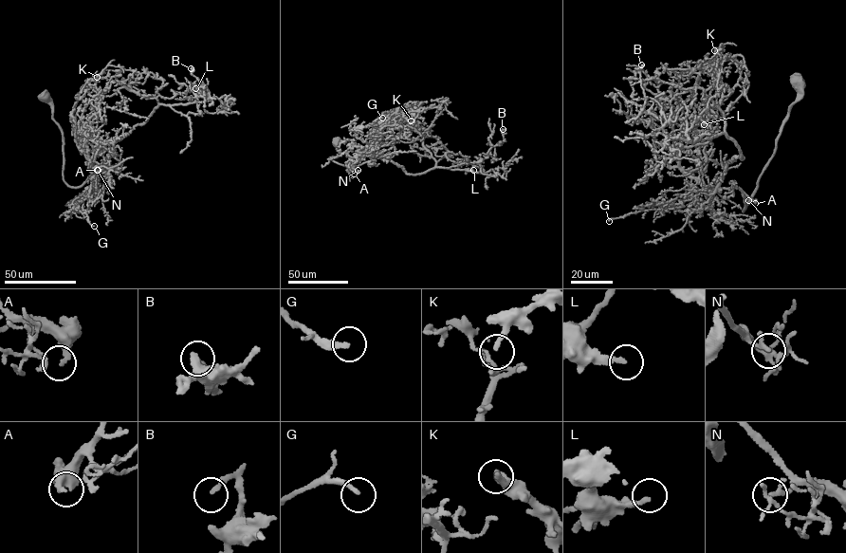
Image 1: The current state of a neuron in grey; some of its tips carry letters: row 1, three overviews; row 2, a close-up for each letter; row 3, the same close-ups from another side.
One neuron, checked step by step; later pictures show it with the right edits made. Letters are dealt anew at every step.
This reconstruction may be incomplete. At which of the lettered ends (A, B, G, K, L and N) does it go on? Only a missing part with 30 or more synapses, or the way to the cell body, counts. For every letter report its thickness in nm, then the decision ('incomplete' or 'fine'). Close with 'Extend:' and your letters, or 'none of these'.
A: calibre 240 nm; incomplete
B: calibre 180 nm; fine
G: calibre 200 nm; incomplete
K: calibre 180 nm; fine
L: calibre 240 nm; fine
N: calibre 190 nm; incomplete
Extend: A, G, N

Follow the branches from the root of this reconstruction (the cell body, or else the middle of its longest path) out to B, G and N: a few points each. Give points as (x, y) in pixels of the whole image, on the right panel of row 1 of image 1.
B: (798, 80), (743, 211), (719, 186), (736, 142), (641, 112), (641, 64)
G: (798, 80), (796, 101), (774, 155), (743, 211), (739, 189), (713, 192), (702, 184), (679, 209), (609, 221)
N: (798, 80), (796, 101), (776, 140), (774, 155), (743, 211), (745, 205), (744, 192), (748, 200)

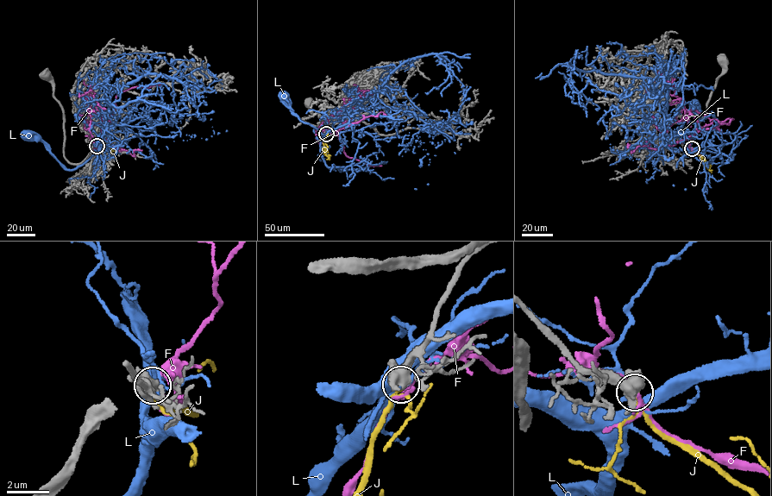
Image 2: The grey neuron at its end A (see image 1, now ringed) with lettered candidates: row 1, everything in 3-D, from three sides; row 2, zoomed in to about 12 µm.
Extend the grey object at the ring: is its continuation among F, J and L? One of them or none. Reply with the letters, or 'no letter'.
J

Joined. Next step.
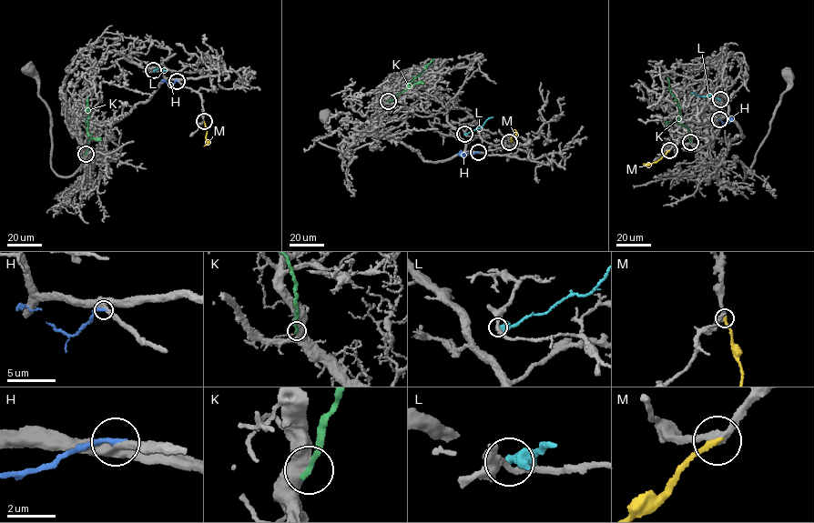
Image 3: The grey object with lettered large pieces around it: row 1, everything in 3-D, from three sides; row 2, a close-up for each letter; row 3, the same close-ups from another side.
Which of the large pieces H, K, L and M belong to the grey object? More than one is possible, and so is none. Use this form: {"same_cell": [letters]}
{"same_cell": []}

